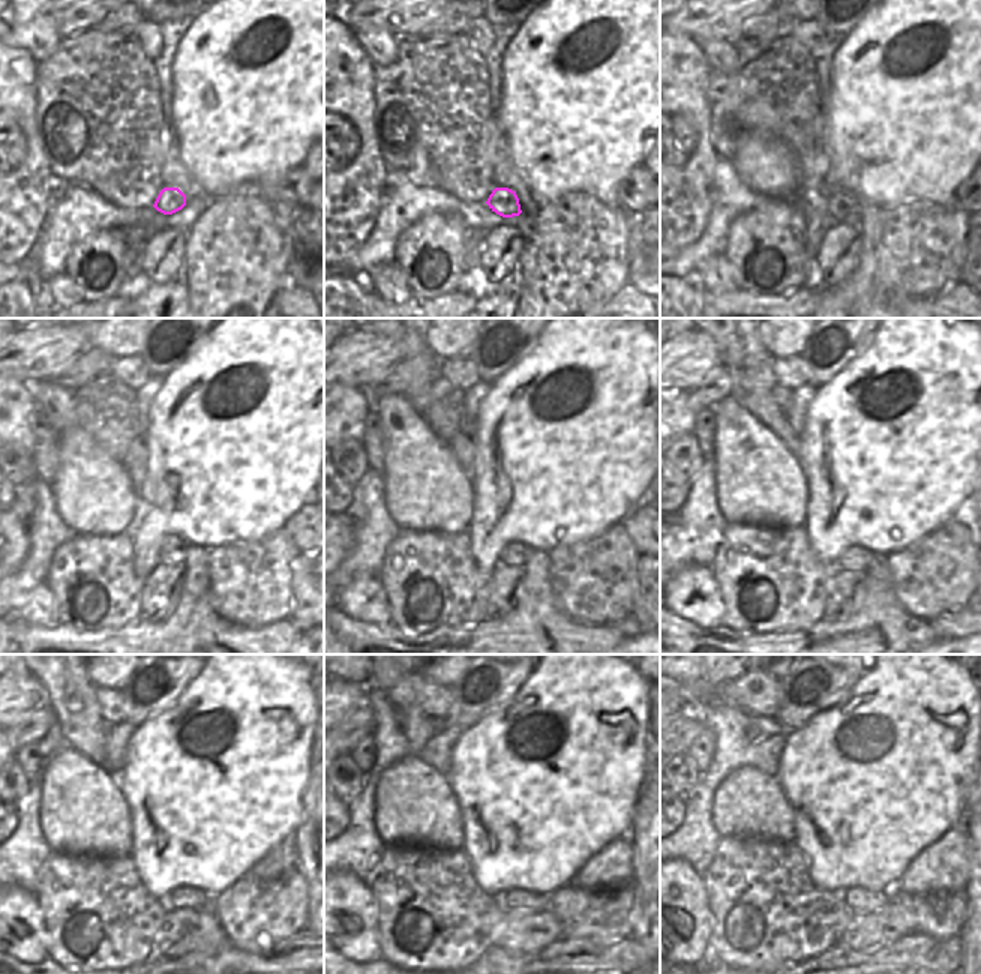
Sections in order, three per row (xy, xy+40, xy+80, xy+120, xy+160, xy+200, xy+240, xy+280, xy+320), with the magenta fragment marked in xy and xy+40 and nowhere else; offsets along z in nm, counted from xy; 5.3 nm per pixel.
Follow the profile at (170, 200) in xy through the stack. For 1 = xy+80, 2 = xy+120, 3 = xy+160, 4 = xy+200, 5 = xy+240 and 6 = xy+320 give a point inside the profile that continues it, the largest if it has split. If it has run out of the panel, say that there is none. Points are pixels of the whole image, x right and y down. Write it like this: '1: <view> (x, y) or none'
1: xy+80 (842, 207)
2: xy+120 (173, 550)
3: xy+160 (515, 554)
4: xy+200 (855, 559)
5: xy+240 (180, 896)
6: xy+320 (858, 899)

